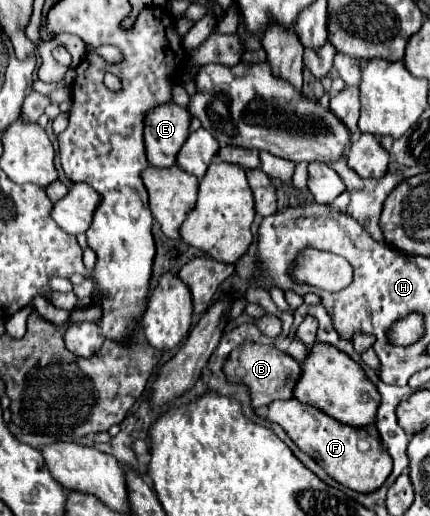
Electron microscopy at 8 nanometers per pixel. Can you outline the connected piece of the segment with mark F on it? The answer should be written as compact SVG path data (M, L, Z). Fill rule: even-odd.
M298 399L272 401L268 409L268 421L278 423L302 451L316 459L316 463L344 487L350 487L360 493L370 493L380 487L392 473L392 457L388 455L384 445L366 431L338 423L334 417L326 415L318 407L300 403ZM362 441L370 443L368 451L364 449Z

